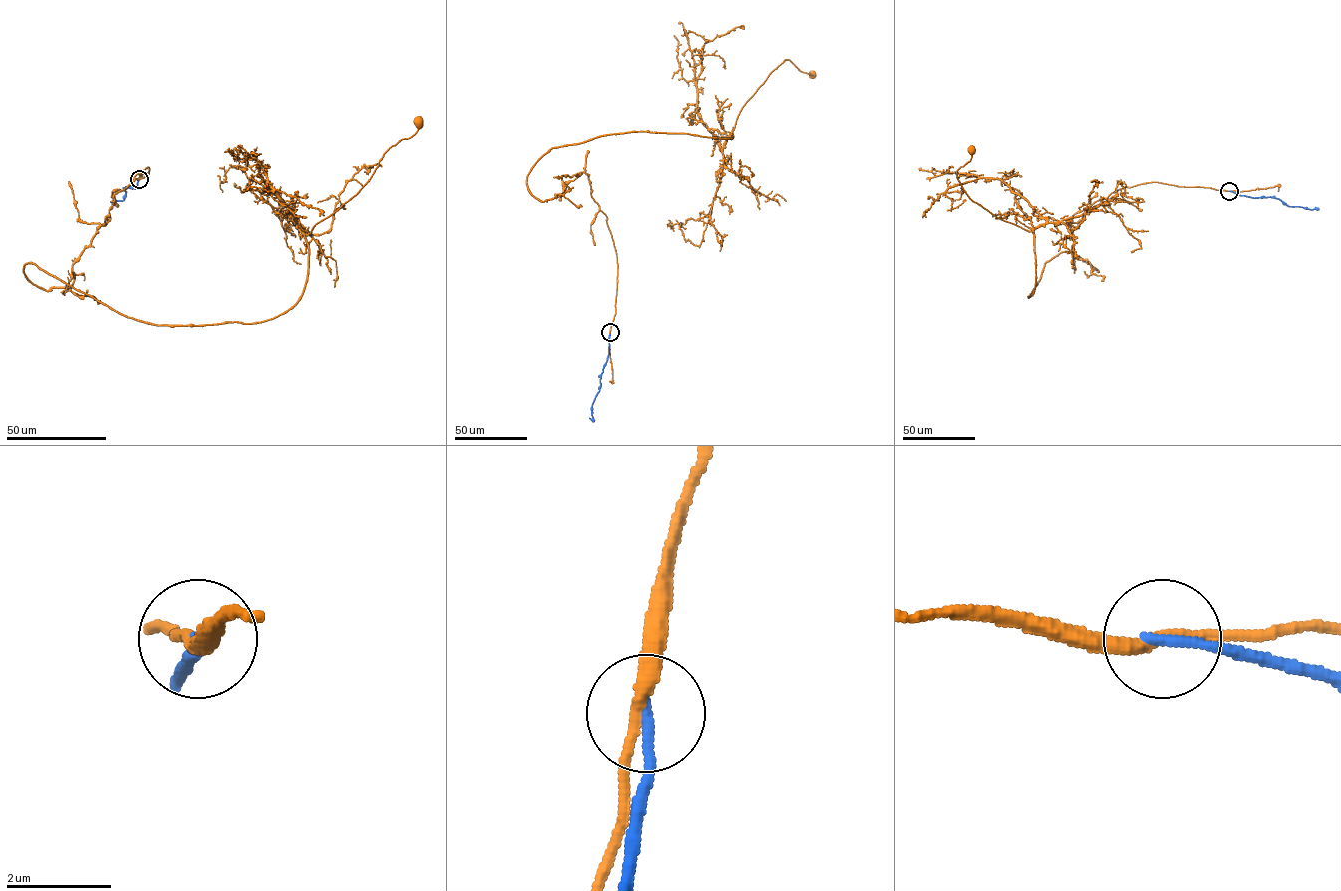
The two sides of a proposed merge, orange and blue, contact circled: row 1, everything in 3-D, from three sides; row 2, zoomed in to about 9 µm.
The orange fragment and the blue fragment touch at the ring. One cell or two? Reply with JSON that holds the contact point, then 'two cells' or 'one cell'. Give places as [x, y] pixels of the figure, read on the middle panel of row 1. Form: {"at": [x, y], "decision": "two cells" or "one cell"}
{"at": [610, 332], "decision": "two cells"}

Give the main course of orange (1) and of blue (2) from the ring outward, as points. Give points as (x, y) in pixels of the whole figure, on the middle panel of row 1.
1: (610, 331), (617, 257), (589, 175), (542, 201), (534, 164), (602, 135), (731, 139), (784, 60), (813, 74)
2: (610, 331), (607, 358), (591, 406), (592, 418), (589, 418)

